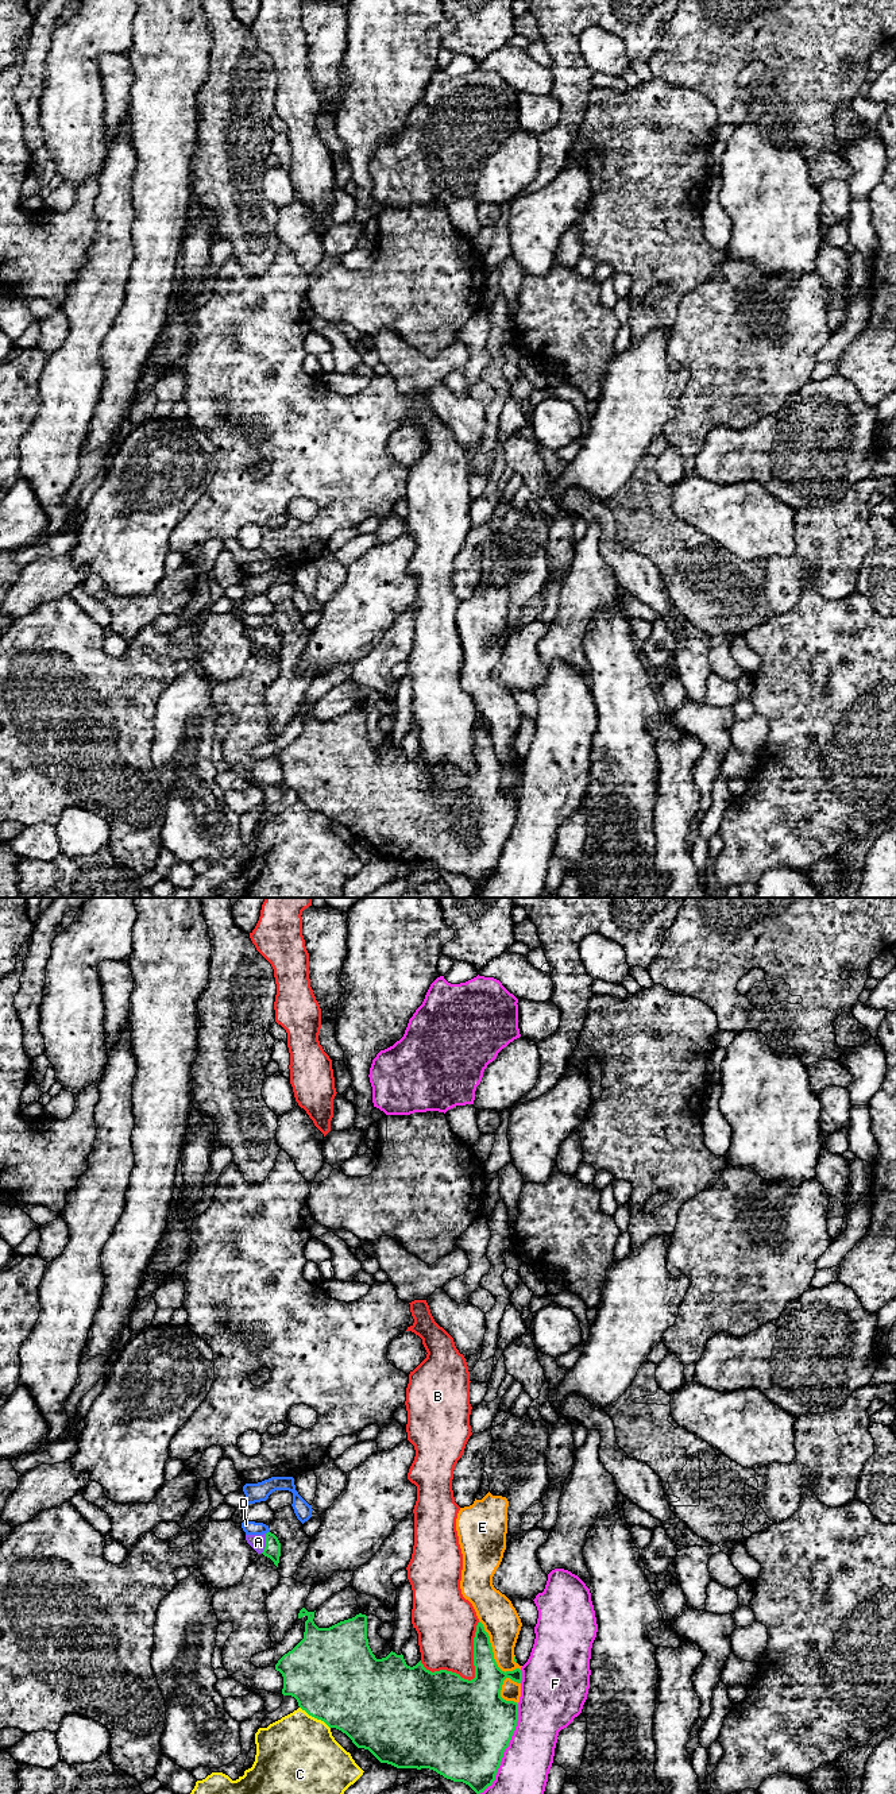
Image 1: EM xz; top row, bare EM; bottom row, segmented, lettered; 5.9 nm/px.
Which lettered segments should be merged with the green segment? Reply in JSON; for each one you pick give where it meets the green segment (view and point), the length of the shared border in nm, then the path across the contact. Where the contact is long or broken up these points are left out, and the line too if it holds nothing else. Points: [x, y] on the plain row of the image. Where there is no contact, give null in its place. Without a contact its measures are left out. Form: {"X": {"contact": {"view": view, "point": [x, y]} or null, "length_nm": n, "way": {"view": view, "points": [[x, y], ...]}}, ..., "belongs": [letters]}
{"A": {"contact": {"view": "xz", "point": [266, 636]}, "length_nm": 120, "way": {"view": "xz", "points": [[273, 640], [266, 636], [258, 635]]}}, "belongs": ["A"]}

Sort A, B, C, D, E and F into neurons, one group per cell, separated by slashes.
A / B / C / D / E / F

